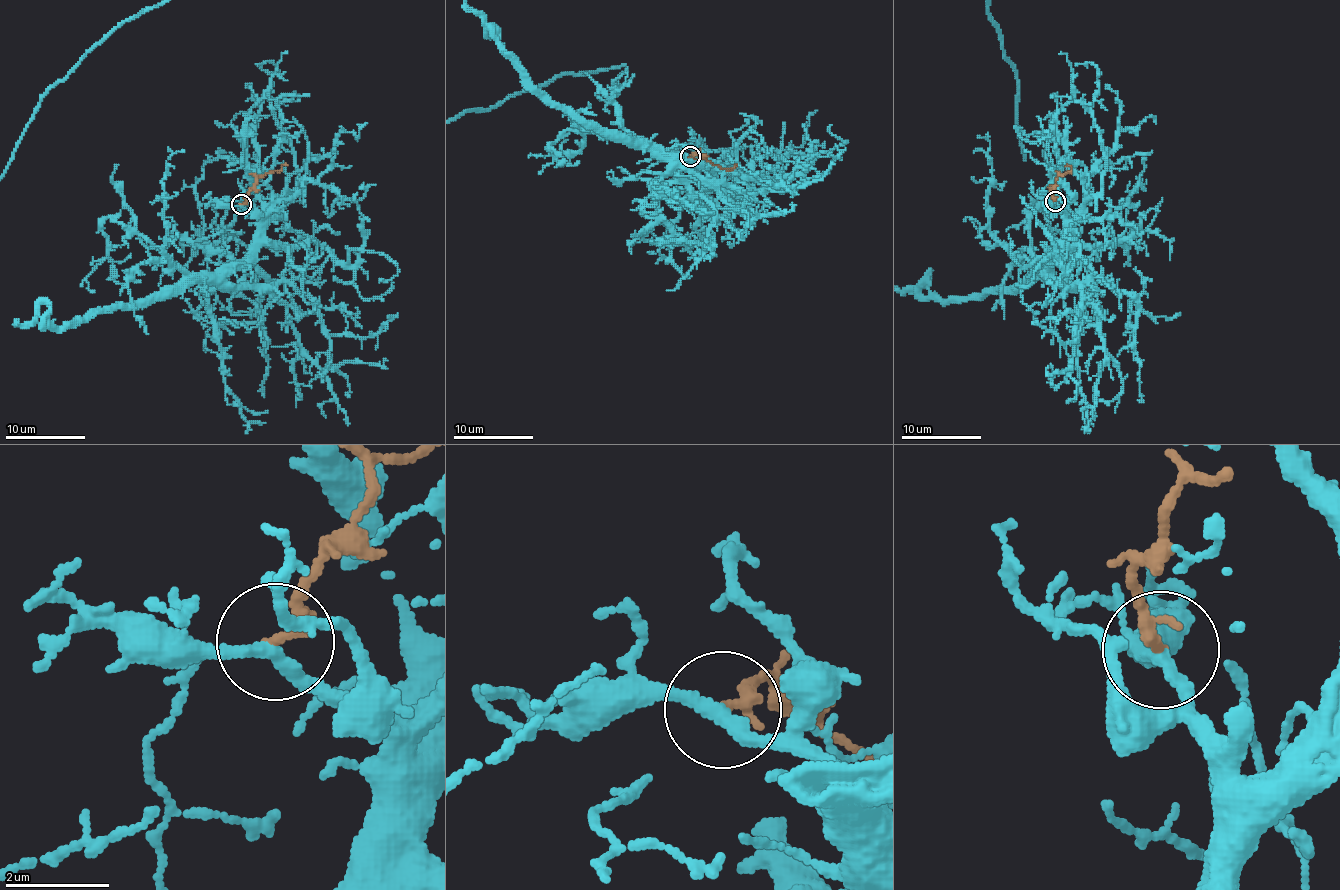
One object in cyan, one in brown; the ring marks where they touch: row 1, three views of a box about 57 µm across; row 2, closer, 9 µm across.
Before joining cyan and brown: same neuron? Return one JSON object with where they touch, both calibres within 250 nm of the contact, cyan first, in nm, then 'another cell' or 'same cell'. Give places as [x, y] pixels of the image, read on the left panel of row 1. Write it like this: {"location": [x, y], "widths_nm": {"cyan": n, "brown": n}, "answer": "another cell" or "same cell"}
{"location": [241, 204], "widths_nm": {"cyan": 260, "brown": 180}, "answer": "another cell"}

